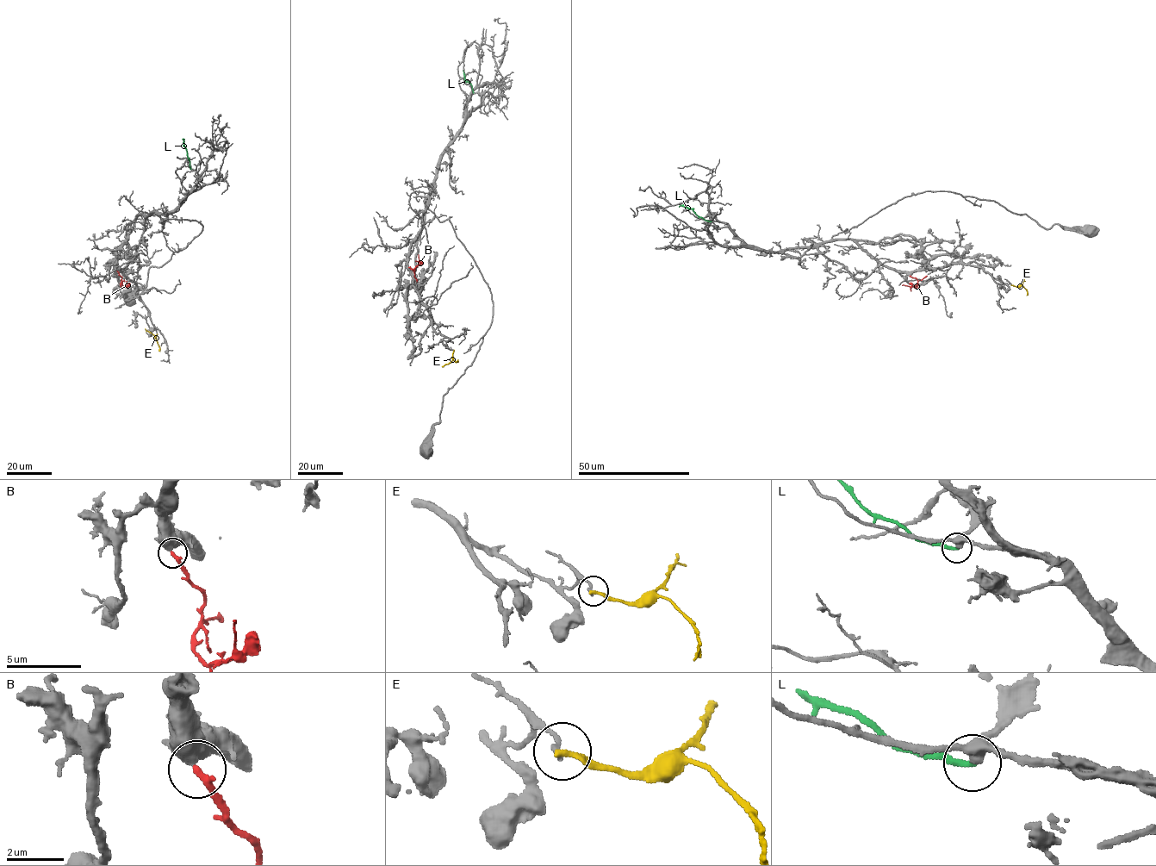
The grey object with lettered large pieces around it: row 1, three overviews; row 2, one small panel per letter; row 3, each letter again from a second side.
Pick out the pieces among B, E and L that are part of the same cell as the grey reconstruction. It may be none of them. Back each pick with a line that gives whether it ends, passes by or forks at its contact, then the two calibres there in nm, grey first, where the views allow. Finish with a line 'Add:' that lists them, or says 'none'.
B: it ends | 650/280 nm
Add: B

